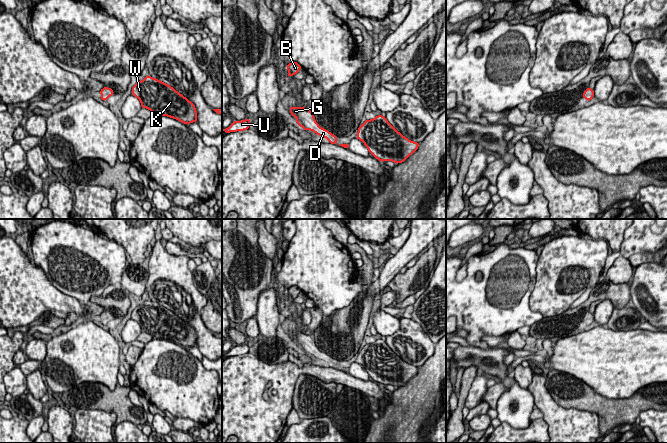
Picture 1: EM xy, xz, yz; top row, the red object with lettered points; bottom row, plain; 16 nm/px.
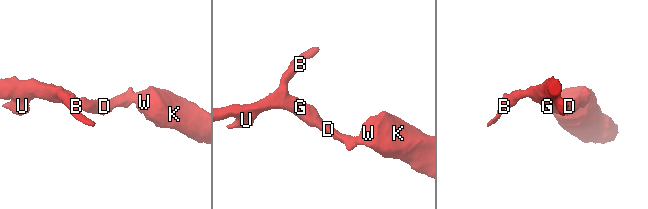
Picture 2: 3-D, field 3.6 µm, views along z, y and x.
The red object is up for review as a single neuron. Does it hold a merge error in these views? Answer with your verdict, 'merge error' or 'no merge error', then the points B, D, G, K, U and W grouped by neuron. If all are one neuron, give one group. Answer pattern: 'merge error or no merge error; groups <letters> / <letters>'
no merge error; groups B D G K U W

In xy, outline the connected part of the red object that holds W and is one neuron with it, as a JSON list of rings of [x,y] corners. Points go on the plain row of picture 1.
[[[150,299],[132,311],[132,319],[154,339],[168,340],[184,348],[197,346],[195,329],[172,310]]]

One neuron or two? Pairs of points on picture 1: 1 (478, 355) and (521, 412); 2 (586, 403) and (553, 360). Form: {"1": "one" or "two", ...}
{"1": "one", "2": "two"}

